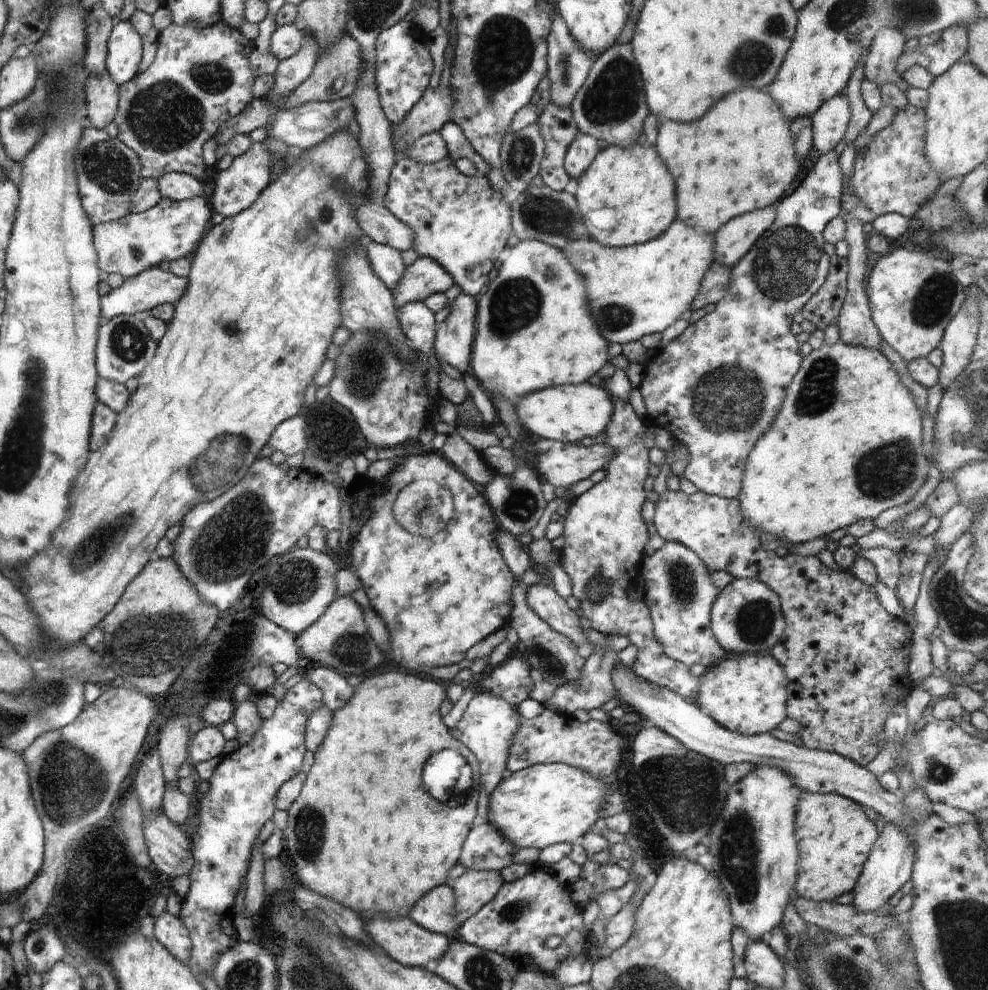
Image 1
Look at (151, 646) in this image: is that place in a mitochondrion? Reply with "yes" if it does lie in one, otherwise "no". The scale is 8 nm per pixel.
yes

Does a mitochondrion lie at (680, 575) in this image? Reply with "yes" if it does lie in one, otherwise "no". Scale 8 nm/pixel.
yes

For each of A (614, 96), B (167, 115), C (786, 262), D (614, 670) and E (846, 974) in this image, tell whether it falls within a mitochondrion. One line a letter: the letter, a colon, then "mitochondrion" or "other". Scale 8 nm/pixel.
A: mitochondrion
B: mitochondrion
C: mitochondrion
D: other
E: mitochondrion

